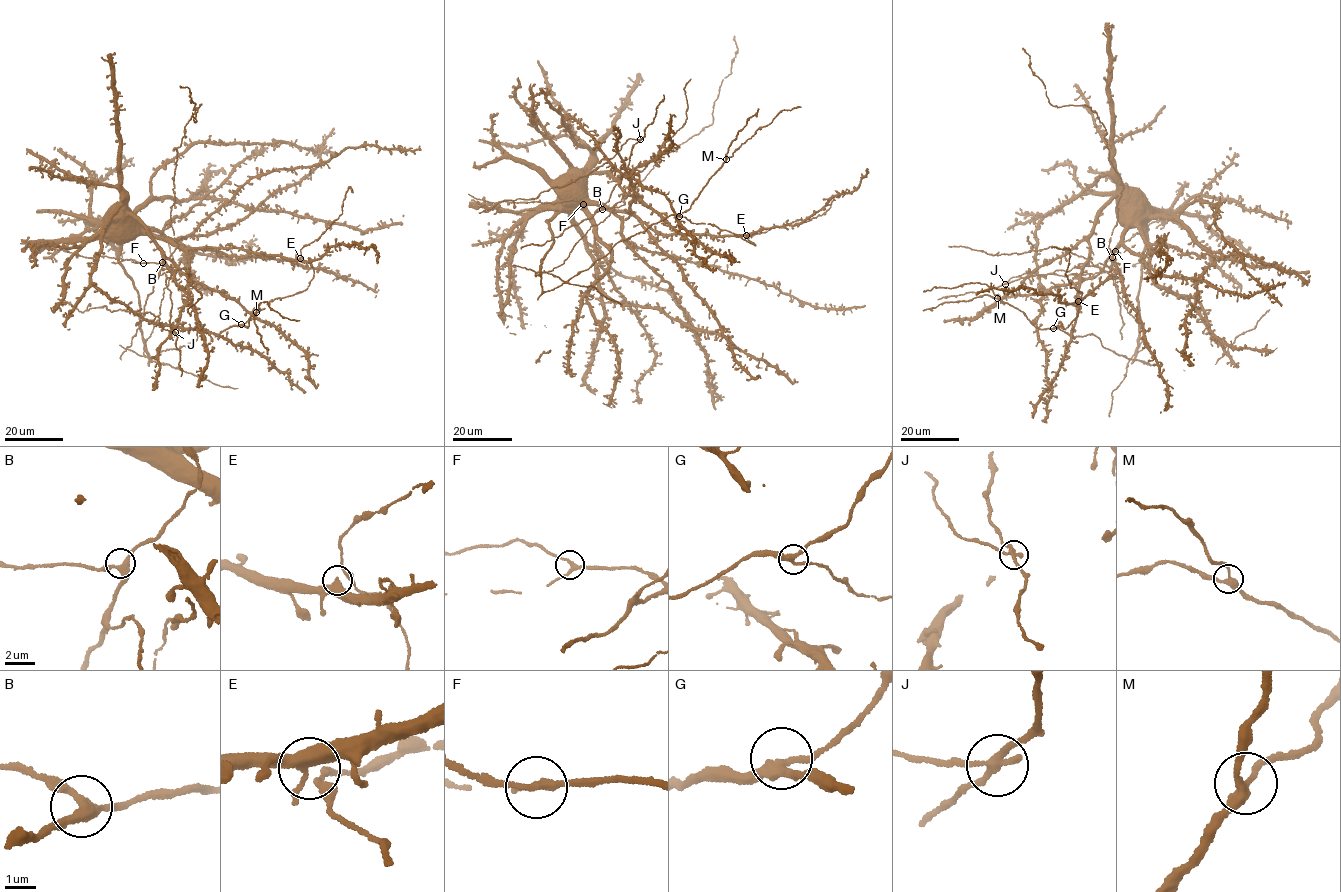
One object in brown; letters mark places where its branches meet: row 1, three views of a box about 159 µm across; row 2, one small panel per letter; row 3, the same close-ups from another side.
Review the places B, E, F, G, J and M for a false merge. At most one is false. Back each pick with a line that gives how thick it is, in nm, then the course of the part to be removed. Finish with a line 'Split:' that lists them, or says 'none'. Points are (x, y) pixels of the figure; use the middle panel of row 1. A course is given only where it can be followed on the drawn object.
J: 240 nm thick; foreign part runs (640, 139), (630, 138), (612, 157), (563, 186), (553, 187), (534, 198), (506, 199), (479, 213)
Split: J

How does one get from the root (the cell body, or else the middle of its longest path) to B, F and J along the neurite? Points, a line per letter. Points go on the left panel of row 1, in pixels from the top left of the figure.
B: (116, 222), (167, 238), (186, 253), (188, 293), (176, 324), (153, 319), (173, 331), (162, 262)
F: (116, 222), (167, 238), (186, 253), (188, 293), (176, 324), (153, 319), (174, 331), (162, 264), (143, 263)
J: (116, 222), (167, 238), (186, 253), (188, 293), (176, 324), (153, 319), (174, 333)

